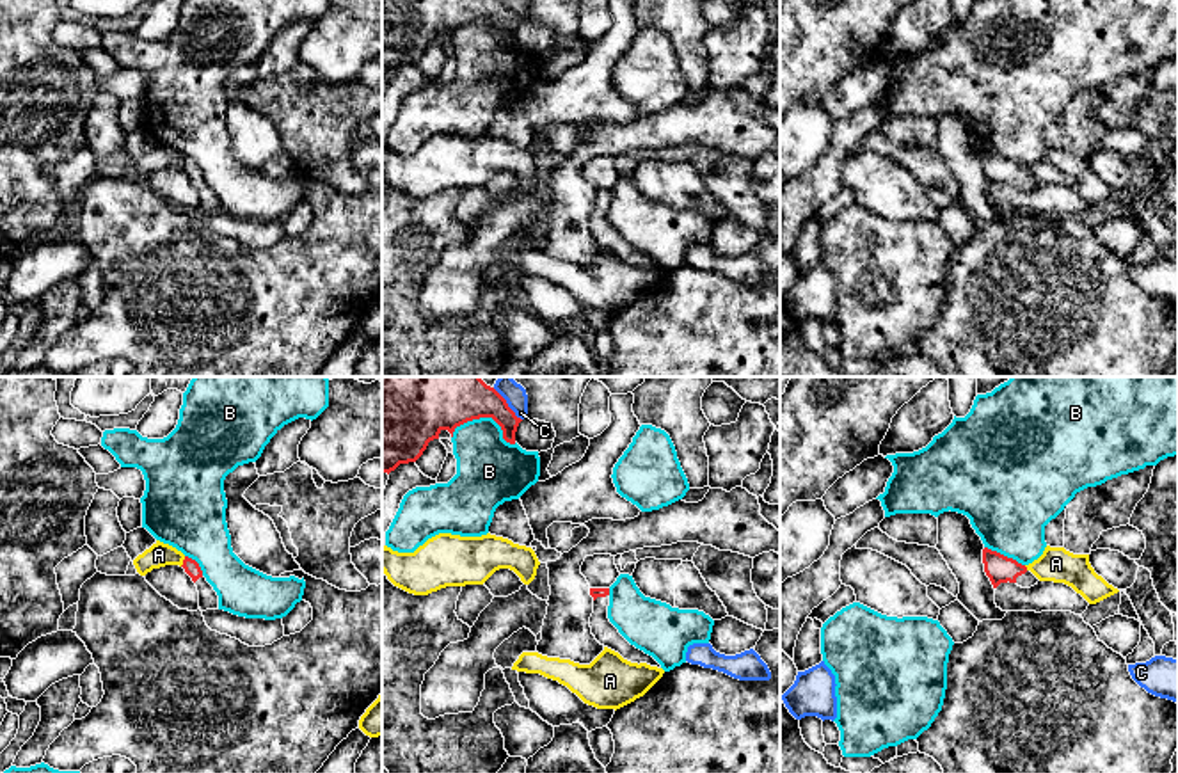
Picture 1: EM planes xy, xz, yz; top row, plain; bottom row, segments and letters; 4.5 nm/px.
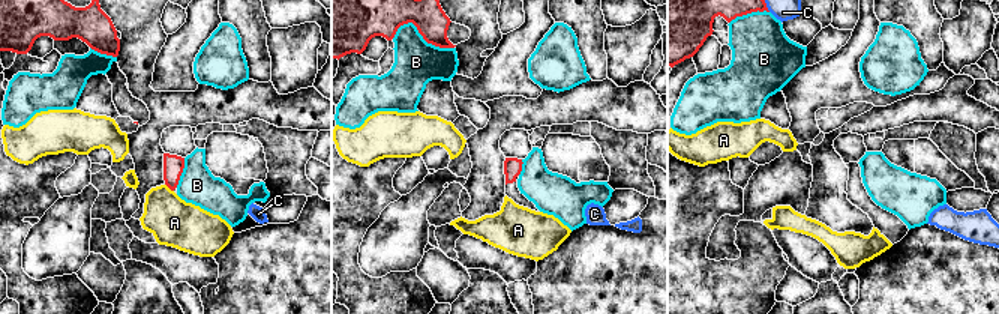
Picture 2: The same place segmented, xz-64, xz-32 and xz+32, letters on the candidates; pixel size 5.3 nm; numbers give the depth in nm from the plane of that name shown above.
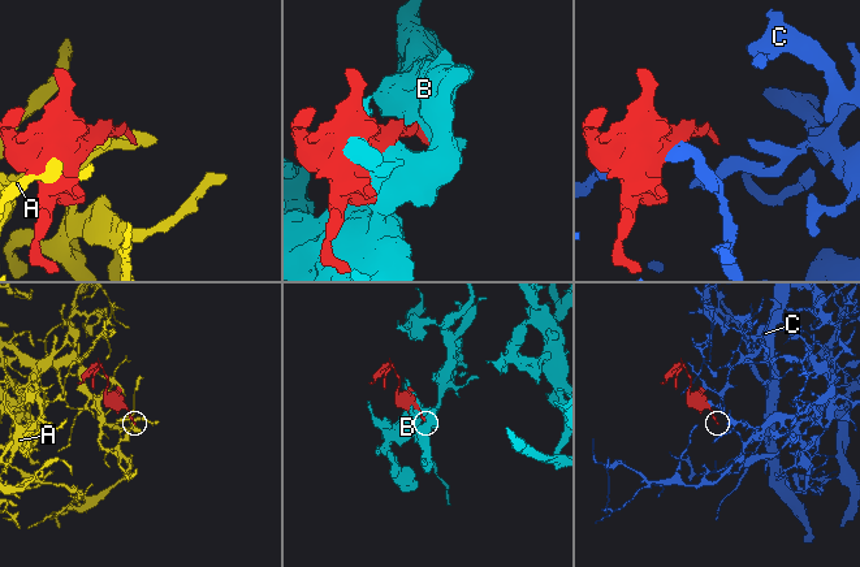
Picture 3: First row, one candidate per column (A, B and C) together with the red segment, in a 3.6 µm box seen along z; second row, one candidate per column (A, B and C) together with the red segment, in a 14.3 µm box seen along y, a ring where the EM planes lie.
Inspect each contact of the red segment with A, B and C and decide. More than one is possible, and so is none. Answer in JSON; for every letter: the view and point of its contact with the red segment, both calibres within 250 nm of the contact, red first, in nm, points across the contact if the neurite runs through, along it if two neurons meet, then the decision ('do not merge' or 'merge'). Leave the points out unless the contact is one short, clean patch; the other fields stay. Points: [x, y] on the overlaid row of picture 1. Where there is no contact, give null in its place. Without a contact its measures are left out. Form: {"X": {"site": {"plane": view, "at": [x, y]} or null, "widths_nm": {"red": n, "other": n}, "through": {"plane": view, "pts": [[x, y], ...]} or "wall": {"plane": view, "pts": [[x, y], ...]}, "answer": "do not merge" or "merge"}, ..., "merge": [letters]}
{"A": {"site": {"plane": "xy", "at": [183, 562]}, "widths_nm": {"red": 70, "other": 110}, "answer": "do not merge"}, "B": {"site": {"plane": "xz", "at": [487, 416]}, "widths_nm": {"red": 360, "other": 300}, "answer": "do not merge"}, "C": {"site": {"plane": "xz", "at": [507, 404]}, "widths_nm": {"red": 280, "other": 100}, "wall": {"plane": "xz", "pts": [[493, 388], [521, 420]]}, "answer": "do not merge"}, "merge": []}

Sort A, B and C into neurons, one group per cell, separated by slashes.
A / B / C

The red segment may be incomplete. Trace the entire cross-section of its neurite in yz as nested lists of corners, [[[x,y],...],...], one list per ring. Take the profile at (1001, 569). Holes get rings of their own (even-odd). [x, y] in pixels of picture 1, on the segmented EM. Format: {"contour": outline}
{"contour": [[[988,547],[983,549],[983,563],[995,590],[1007,581],[1022,588],[1031,588],[1039,581],[1025,565]]]}

